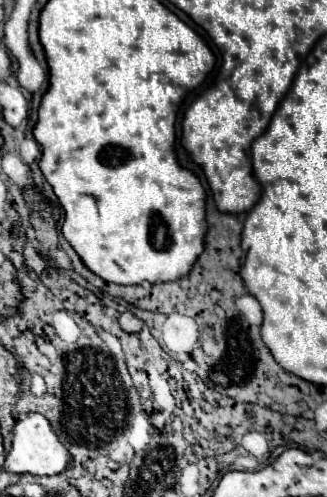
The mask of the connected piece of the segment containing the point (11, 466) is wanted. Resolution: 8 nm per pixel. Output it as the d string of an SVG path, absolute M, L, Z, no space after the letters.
M30 413L22 419L16 419L12 433L14 433L12 451L8 453L6 463L4 463L4 467L8 471L12 471L12 473L32 473L32 475L58 475L58 473L64 473L70 467L72 455L64 447L64 443L58 439L50 421L44 415Z

